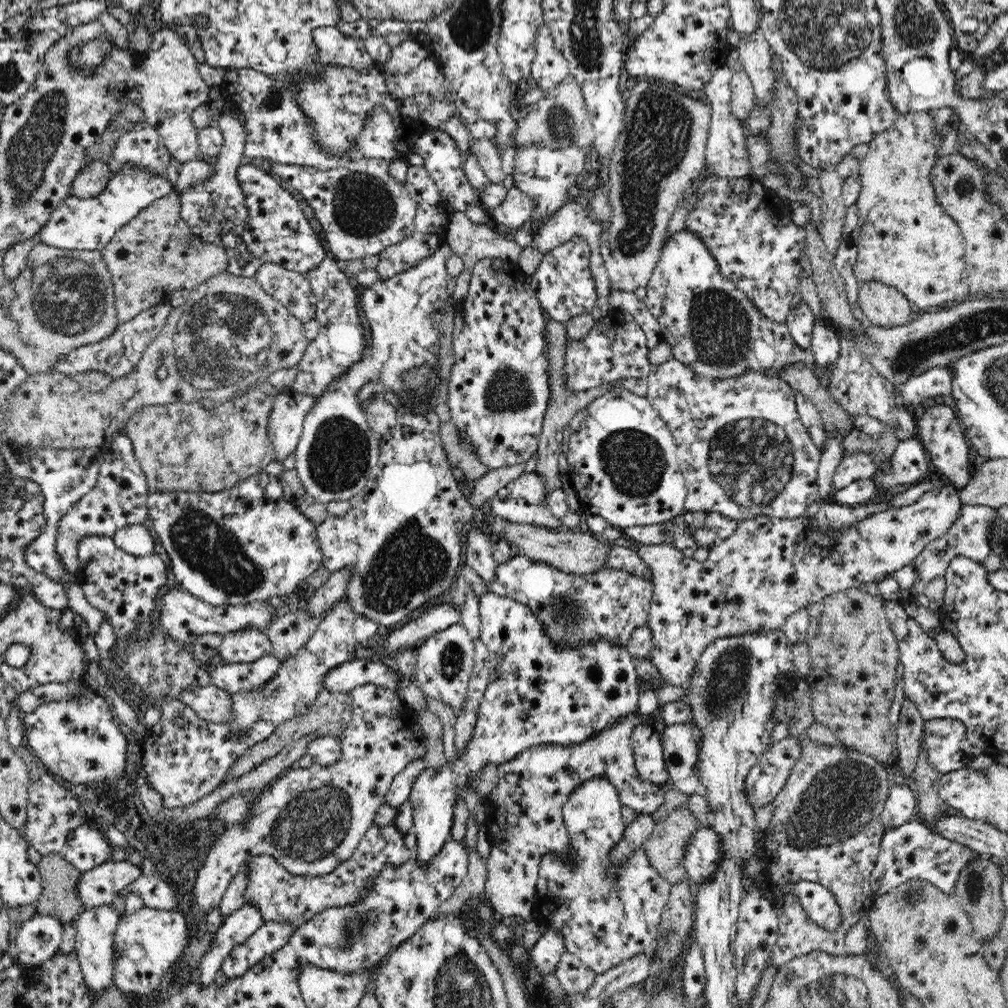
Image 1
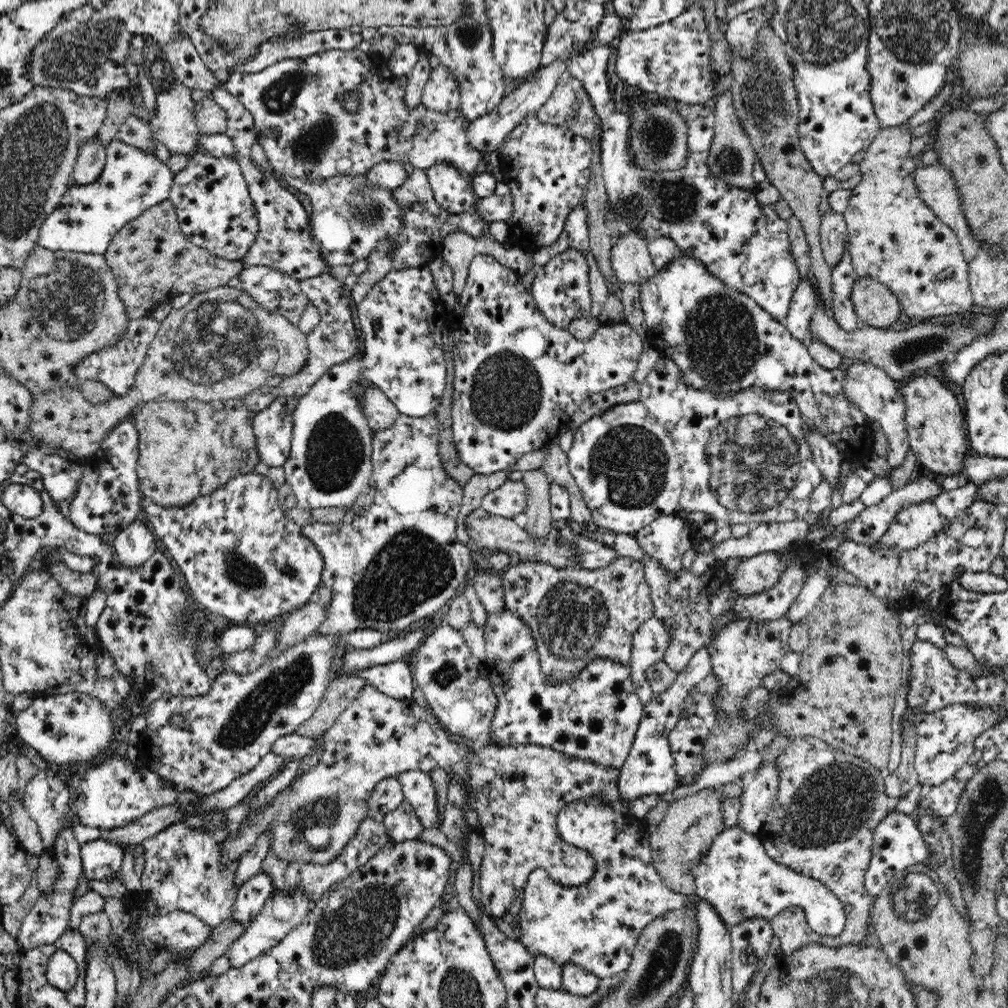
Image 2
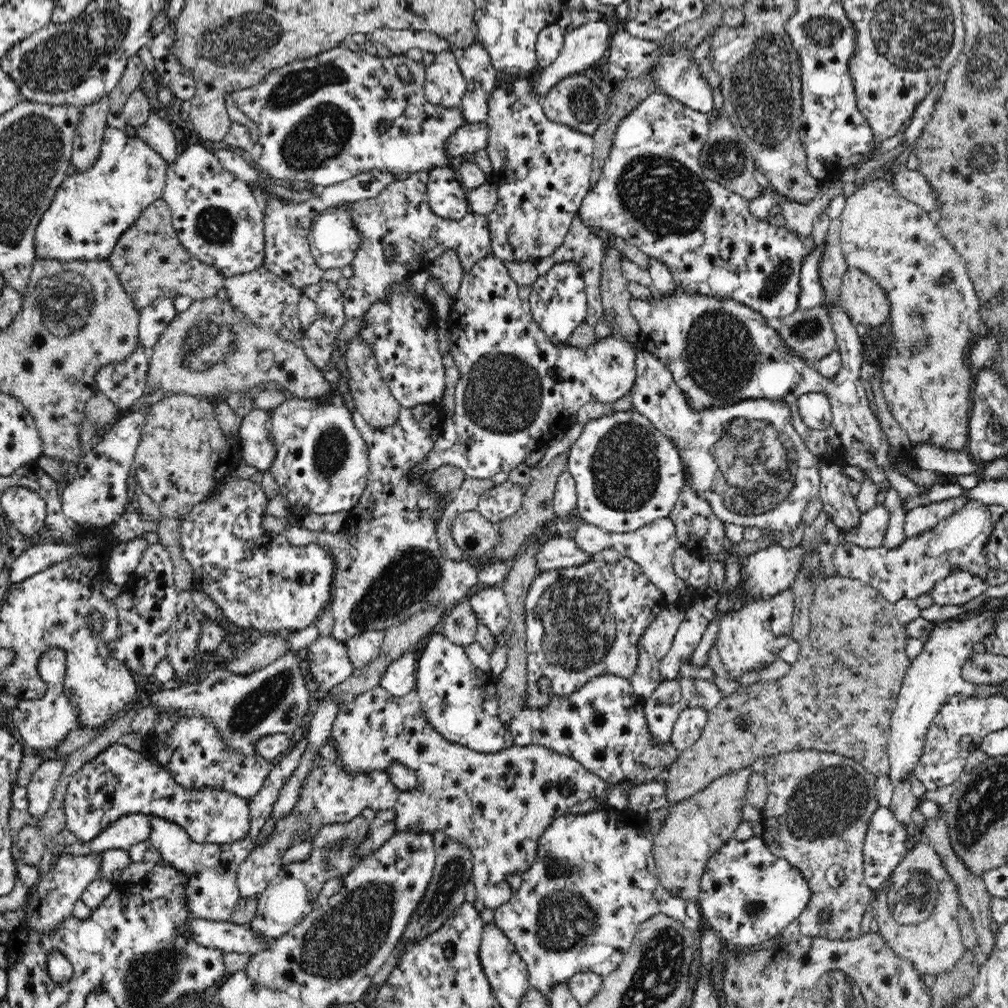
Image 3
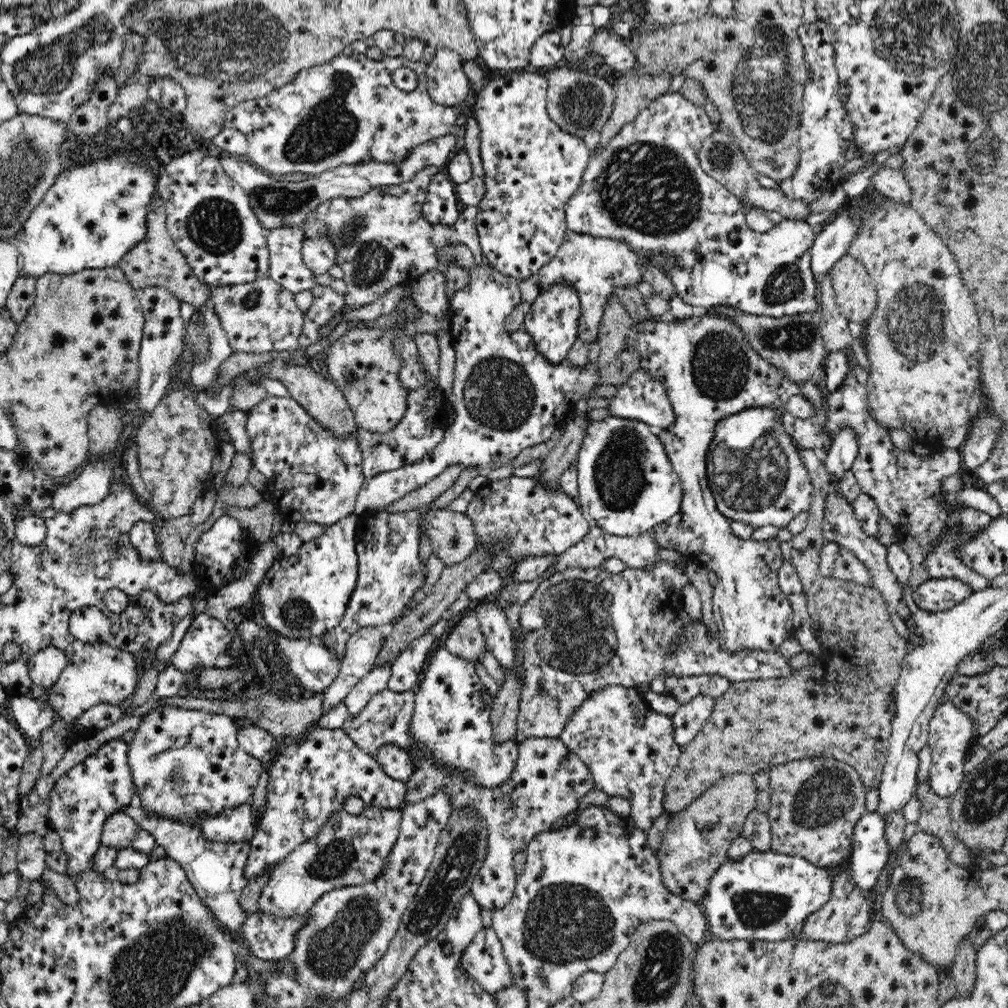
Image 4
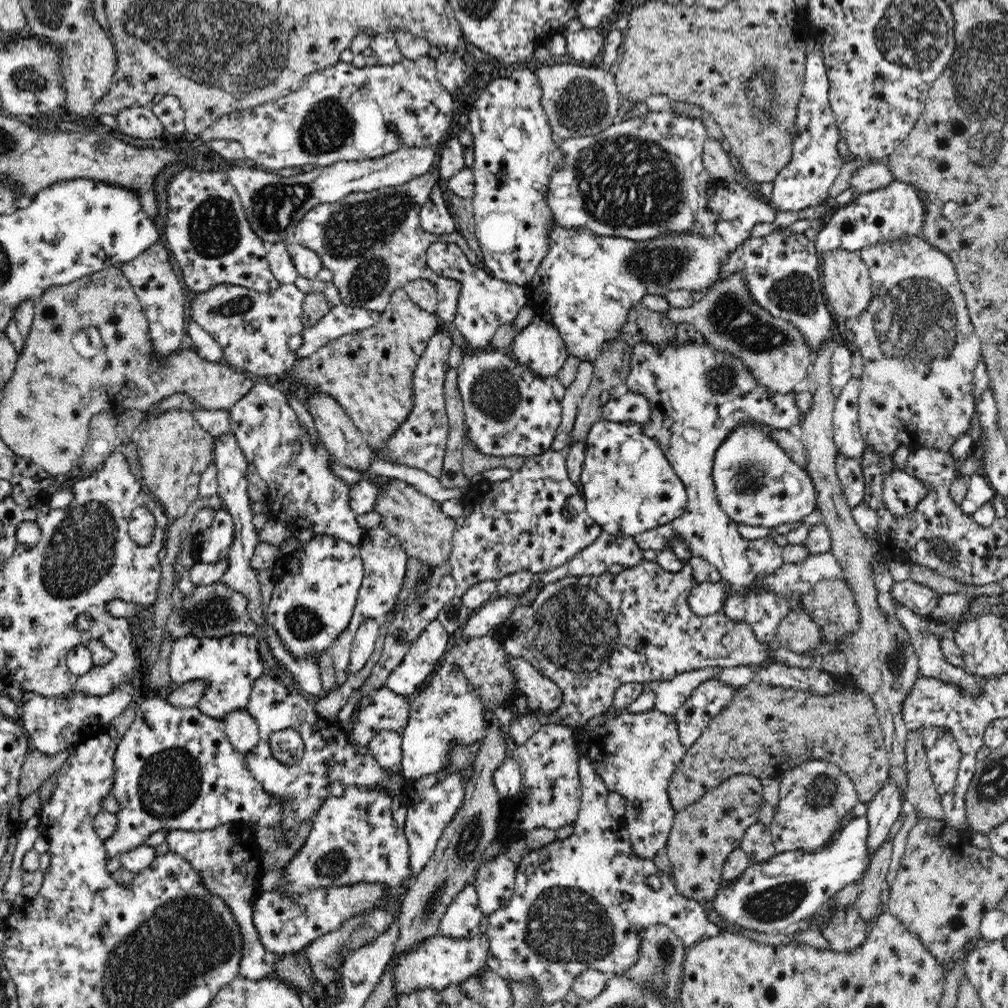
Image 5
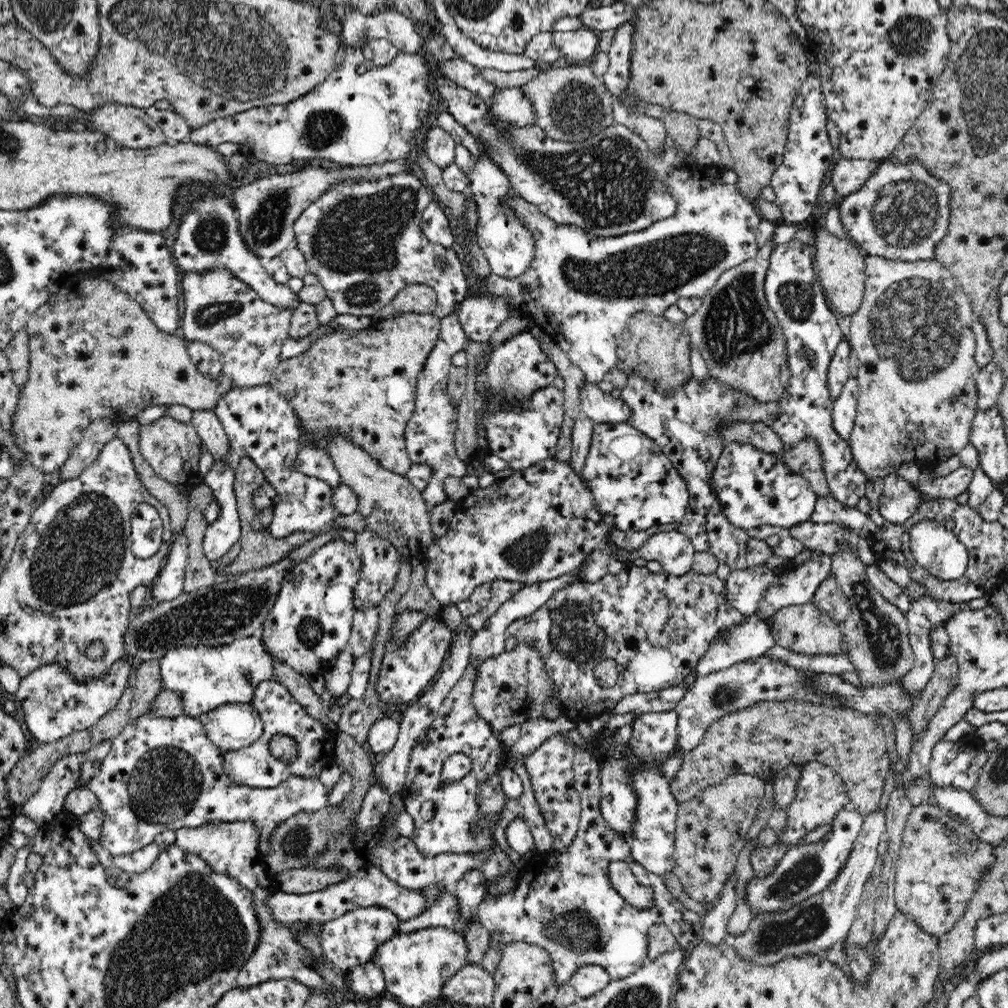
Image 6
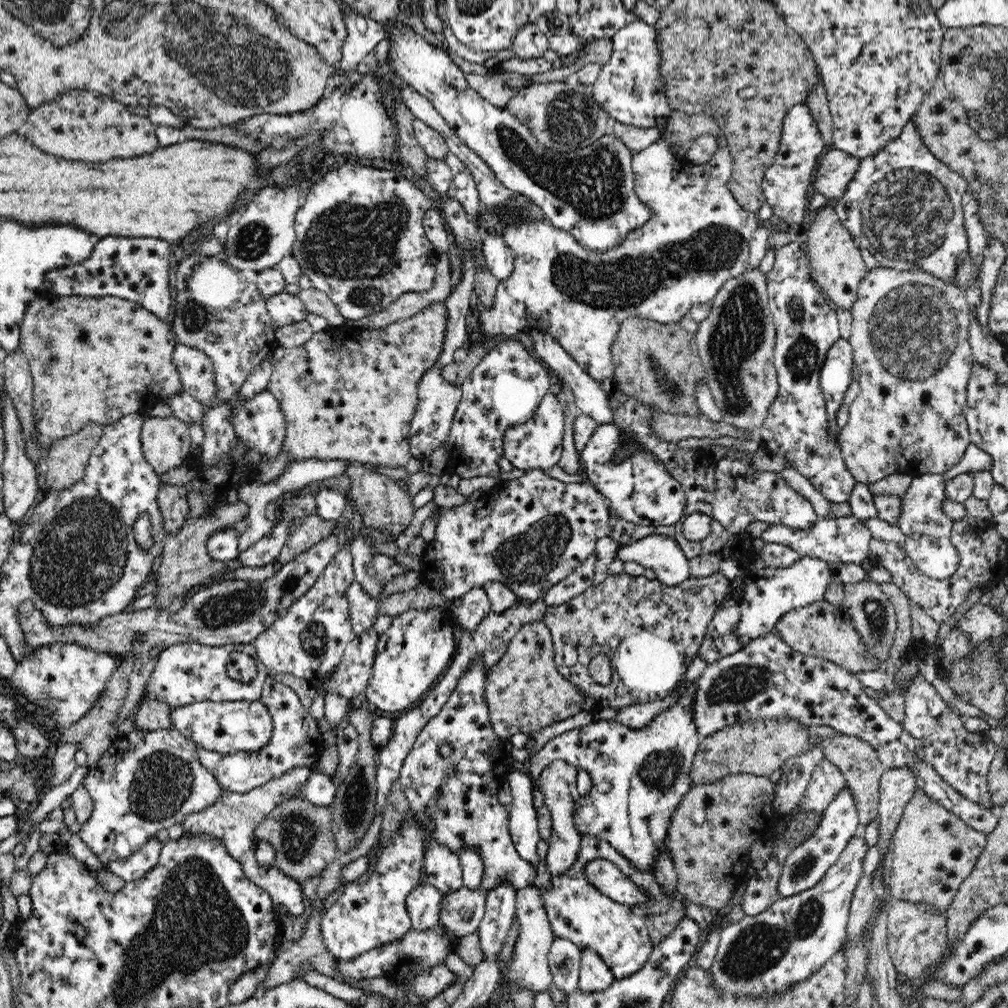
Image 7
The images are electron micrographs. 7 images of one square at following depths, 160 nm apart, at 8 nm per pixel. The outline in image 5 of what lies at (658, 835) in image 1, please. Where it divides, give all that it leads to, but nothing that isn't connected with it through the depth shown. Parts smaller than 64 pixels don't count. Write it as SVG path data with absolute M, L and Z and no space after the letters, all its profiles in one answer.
M736 774L675 813L665 849L670 862L670 876L681 896L706 905L716 897L722 884L726 858L734 848L741 848L746 828L758 821L756 815L762 800L760 779Z

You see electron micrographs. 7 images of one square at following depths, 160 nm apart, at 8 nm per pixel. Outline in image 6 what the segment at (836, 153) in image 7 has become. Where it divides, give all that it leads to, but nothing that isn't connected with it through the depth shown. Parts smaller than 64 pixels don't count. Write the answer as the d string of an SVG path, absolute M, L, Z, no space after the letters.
M838 155L829 181L832 181L838 195L850 196L870 180L877 168L880 168L878 161L856 160Z

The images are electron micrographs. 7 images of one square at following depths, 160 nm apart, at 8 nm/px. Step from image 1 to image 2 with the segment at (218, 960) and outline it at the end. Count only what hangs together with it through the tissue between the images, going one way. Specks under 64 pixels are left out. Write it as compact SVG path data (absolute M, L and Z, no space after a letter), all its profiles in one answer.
M260 872L250 878L240 890L237 890L238 894L230 919L246 928L249 922L260 914L272 890L272 880L266 873Z

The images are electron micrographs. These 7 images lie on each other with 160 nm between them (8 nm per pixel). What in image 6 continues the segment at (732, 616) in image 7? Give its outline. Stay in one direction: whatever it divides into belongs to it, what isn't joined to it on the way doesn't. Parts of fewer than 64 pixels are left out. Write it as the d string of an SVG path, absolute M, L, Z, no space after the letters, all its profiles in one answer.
M753 613L748 615L748 620L742 626L728 632L728 640L718 640L712 644L712 648L700 657L694 674L697 677L708 676L728 670L734 664L766 654L775 645L768 621Z

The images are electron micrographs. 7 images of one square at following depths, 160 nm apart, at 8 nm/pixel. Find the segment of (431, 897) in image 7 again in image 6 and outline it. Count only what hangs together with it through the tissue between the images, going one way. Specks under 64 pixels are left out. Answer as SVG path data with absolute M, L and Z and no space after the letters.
M366 867L359 870L354 878L332 884L324 890L306 892L306 894L288 894L284 891L274 890L266 900L268 911L272 913L278 925L286 925L292 934L304 929L319 932L327 922L340 918L348 911L360 907L384 907L398 917L398 922L407 921L422 914L426 908L424 897L418 891L410 891L396 884L376 867Z

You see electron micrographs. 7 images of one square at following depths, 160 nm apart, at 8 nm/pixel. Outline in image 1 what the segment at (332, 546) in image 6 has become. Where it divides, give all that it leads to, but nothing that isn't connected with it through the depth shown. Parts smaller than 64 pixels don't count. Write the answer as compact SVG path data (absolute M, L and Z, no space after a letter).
M266 472L255 474L250 478L244 479L236 486L216 492L200 489L164 490L164 492L154 490L154 492L150 492L148 495L147 505L149 510L148 525L154 533L154 537L162 543L164 550L166 550L170 557L172 574L176 582L184 587L190 594L193 594L196 598L200 598L203 602L210 605L223 606L264 603L272 598L284 600L287 596L290 596L292 592L298 592L300 588L303 588L304 582L309 582L311 574L316 572L318 568L321 568L323 564L323 554L320 550L319 538L317 537L317 525L307 516L304 516L304 514L295 507L294 502L286 500L279 477L272 474Z

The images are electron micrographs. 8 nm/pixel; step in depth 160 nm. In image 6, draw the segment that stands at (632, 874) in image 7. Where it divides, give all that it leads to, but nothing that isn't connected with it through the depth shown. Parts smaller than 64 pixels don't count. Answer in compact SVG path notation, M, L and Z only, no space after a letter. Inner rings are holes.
M578 749L573 762L573 785L579 794L581 816L578 830L570 846L562 852L546 854L536 852L516 872L516 886L510 893L499 897L486 895L477 910L477 918L483 924L487 941L498 941L502 952L510 943L524 942L540 946L548 954L548 965L552 967L552 977L556 986L562 986L571 979L573 972L584 965L598 965L608 973L612 980L620 980L634 974L647 960L647 932L652 925L664 924L676 939L677 946L689 950L696 942L703 940L703 920L696 912L682 905L665 886L662 876L646 870L630 857L630 844L625 834L612 830L604 820L600 808L601 778L597 752ZM627 860L635 880L644 888L654 889L654 904L650 908L632 906L610 883L609 866L611 862Z

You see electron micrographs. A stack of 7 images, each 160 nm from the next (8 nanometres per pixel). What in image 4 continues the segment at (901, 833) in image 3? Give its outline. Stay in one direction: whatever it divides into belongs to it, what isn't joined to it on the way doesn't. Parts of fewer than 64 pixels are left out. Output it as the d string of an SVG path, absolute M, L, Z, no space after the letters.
M877 810L868 811L856 823L854 832L849 869L858 889L869 894L893 856L885 837L885 817Z

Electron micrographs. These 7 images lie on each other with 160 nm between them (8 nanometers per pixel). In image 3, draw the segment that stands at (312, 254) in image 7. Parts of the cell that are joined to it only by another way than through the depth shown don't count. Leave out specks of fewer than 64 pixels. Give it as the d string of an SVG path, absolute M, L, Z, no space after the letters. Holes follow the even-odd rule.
M428 171L410 173L405 180L394 180L378 197L352 203L351 219L363 241L351 264L354 275L349 278L349 285L343 292L347 317L362 317L372 302L384 296L390 284L428 270L430 264L446 252L446 248L460 248L462 267L466 274L481 259L491 254L487 217L469 212L461 220L452 220L434 214L428 203L428 178ZM388 244L396 247L396 257L392 264L386 264L382 253Z

